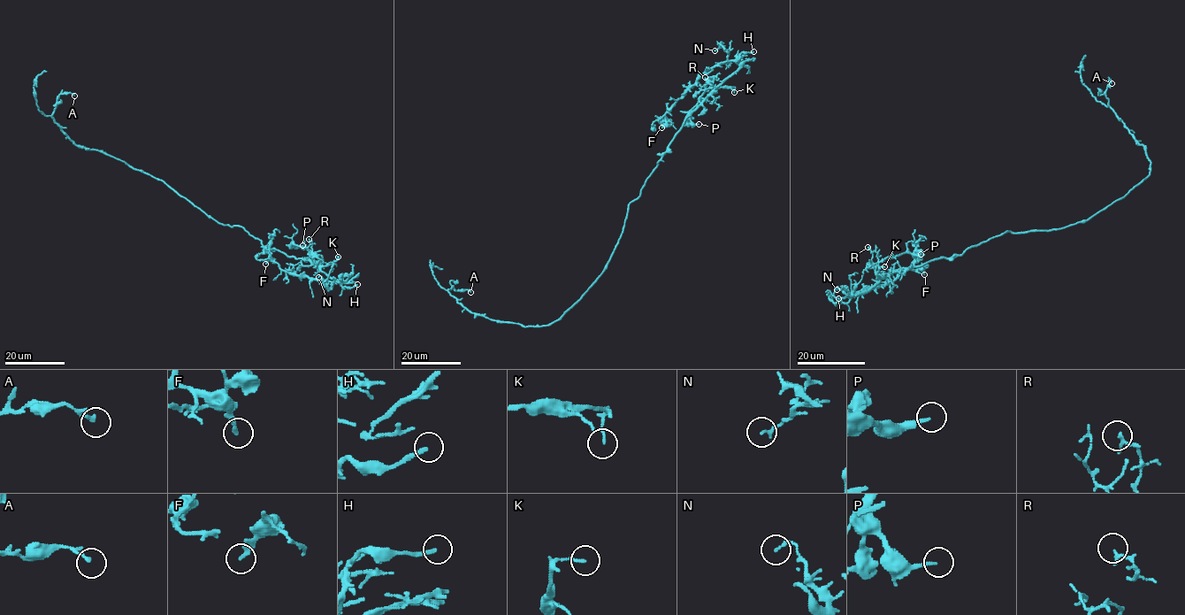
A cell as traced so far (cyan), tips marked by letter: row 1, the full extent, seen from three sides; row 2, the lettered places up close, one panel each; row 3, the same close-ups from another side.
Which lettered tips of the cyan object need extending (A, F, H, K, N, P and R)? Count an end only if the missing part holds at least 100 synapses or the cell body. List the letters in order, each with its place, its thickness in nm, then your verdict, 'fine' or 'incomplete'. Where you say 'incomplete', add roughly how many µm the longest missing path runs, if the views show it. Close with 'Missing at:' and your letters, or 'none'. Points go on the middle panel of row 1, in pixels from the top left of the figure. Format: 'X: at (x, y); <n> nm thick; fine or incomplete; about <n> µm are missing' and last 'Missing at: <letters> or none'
A: at (470, 292); 150 nm thick; fine
F: at (661, 127); 200 nm thick; fine
H: at (753, 51); 200 nm thick; incomplete; about 60 µm are missing
K: at (734, 92); 120 nm thick; fine
N: at (714, 50); 140 nm thick; fine
P: at (699, 124); 150 nm thick; fine
R: at (705, 77); 160 nm thick; fine
Missing at: H

